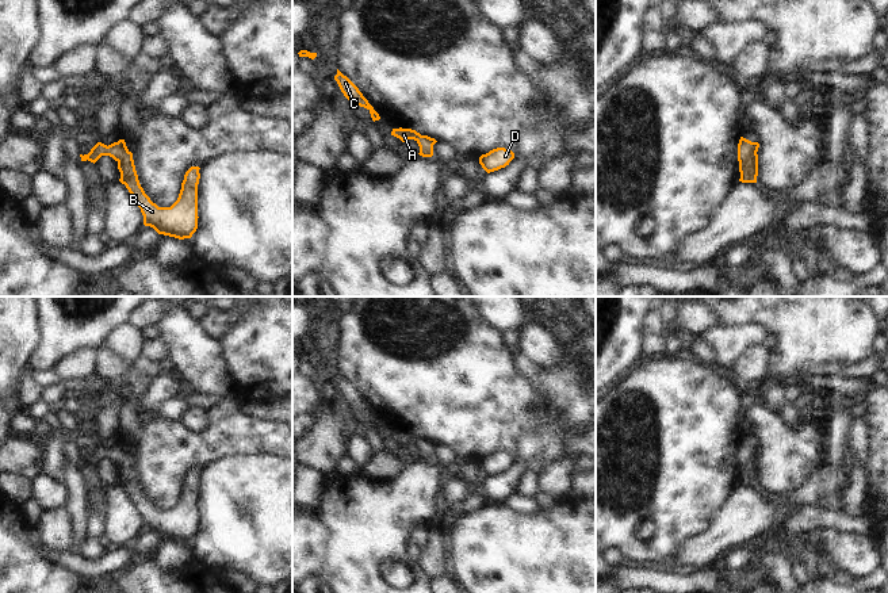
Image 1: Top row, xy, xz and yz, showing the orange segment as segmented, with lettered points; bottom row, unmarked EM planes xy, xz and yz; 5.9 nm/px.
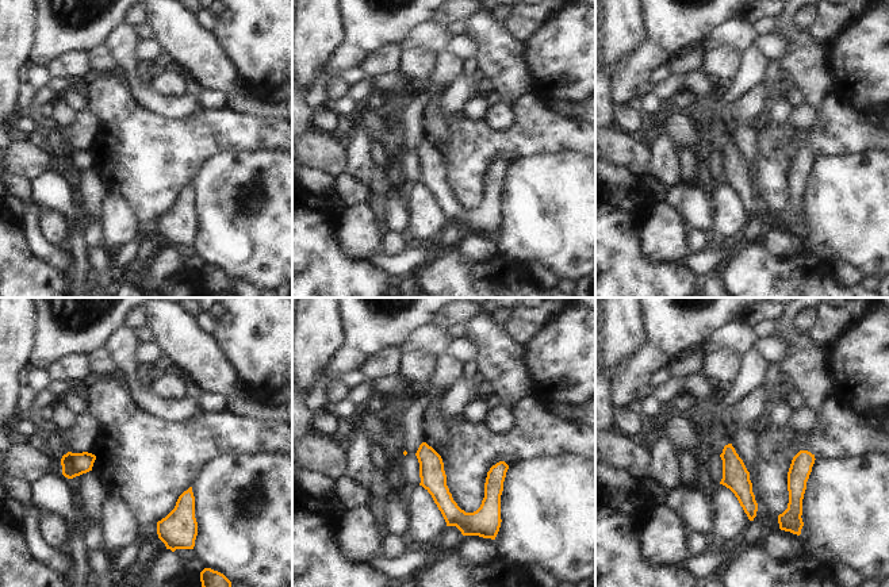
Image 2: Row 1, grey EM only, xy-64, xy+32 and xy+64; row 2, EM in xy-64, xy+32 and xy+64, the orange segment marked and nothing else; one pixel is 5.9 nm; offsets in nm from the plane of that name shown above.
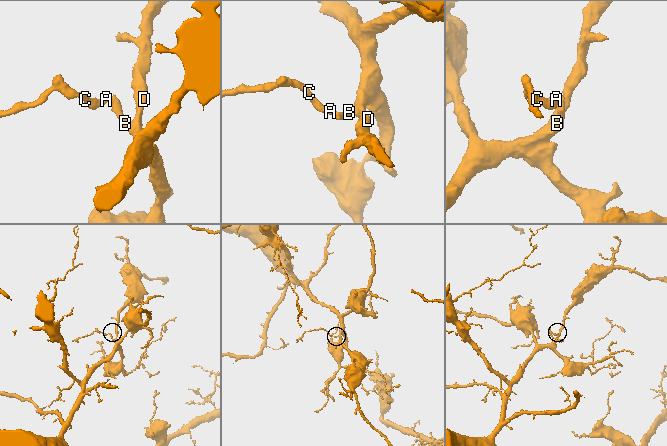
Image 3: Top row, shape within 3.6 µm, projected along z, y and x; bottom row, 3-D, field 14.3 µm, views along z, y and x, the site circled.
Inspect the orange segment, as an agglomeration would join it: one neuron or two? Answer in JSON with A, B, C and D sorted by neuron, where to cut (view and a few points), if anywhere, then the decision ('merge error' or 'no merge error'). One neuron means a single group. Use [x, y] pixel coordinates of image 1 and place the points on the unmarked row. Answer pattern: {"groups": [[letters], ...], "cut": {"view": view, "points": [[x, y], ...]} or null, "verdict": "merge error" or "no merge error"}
{"groups": [["A", "B", "C", "D"]], "cut": null, "verdict": "no merge error"}

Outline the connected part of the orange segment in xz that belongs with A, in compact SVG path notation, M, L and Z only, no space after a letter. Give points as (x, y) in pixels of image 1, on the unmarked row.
M393 432L391 439L399 441L406 447L407 443L414 443L420 449L420 459L432 460L433 459L433 448L437 445L435 441L428 439L421 439L416 433L412 432Z

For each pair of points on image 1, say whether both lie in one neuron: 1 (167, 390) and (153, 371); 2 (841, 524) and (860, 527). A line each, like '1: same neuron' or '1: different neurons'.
1: different neurons
2: same neuron

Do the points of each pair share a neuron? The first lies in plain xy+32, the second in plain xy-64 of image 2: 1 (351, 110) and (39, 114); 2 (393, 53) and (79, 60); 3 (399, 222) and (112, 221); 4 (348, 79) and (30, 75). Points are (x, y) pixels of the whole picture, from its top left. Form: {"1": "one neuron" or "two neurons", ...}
{"1": "one neuron", "2": "one neuron", "3": "two neurons", "4": "one neuron"}

